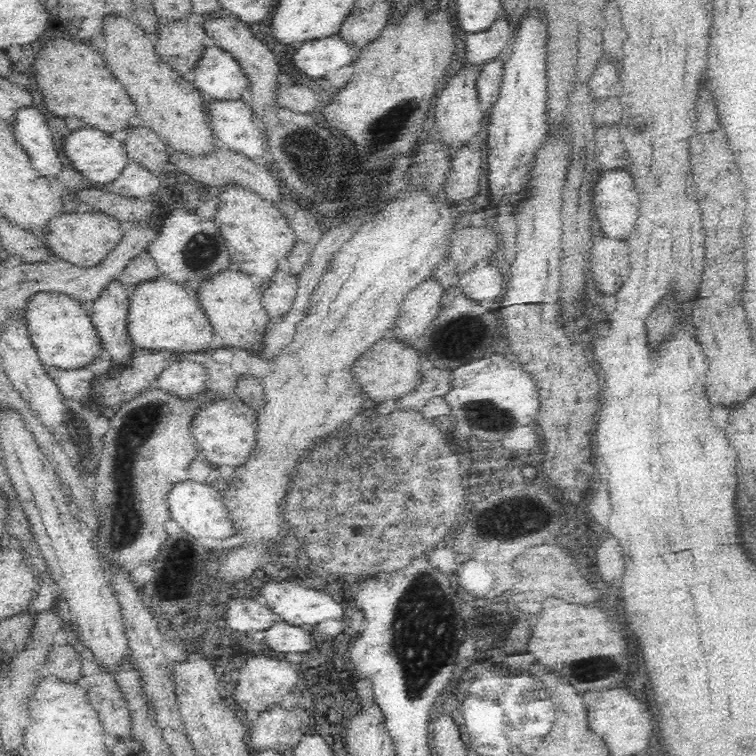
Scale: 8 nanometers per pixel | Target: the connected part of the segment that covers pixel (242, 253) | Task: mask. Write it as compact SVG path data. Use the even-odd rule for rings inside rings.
M226 186L219 195L219 199L220 204L218 204L213 223L218 227L218 232L222 235L224 243L228 244L228 253L232 256L230 268L235 271L246 272L246 274L256 278L263 288L268 287L278 268L278 261L289 257L296 246L296 235L290 228L287 218L281 214L278 207L263 200L258 194L245 190L242 186Z

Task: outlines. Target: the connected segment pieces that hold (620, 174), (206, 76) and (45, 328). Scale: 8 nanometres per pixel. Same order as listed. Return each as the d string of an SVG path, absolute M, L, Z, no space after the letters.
M612 168L596 173L592 190L592 205L600 221L601 232L610 238L627 240L639 218L640 192L631 172L626 168Z
M210 43L194 68L193 84L206 101L238 100L250 90L248 73L238 60L218 45Z
M41 292L28 301L24 316L29 337L46 367L62 370L84 368L94 362L103 344L92 318L85 313L81 302L65 294Z

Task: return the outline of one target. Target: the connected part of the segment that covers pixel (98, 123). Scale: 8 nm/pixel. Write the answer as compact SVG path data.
M56 38L46 42L34 62L34 76L42 88L44 102L54 116L74 116L86 122L86 126L100 128L104 132L126 130L138 125L136 106L126 94L124 86L116 82L112 70L106 66L102 54L86 44Z

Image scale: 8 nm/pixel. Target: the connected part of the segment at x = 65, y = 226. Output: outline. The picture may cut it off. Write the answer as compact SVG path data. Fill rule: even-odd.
M94 188L83 189L78 197L80 201L88 205L88 198L92 198L92 207L94 212L82 212L82 214L63 214L54 218L46 228L44 228L44 237L42 238L44 245L58 257L58 260L72 263L80 268L90 268L104 261L108 254L120 244L124 236L122 230L122 222L116 220L115 217L107 216L102 213L102 206L106 206L106 202L102 202L102 196L113 194L111 191L102 192Z

